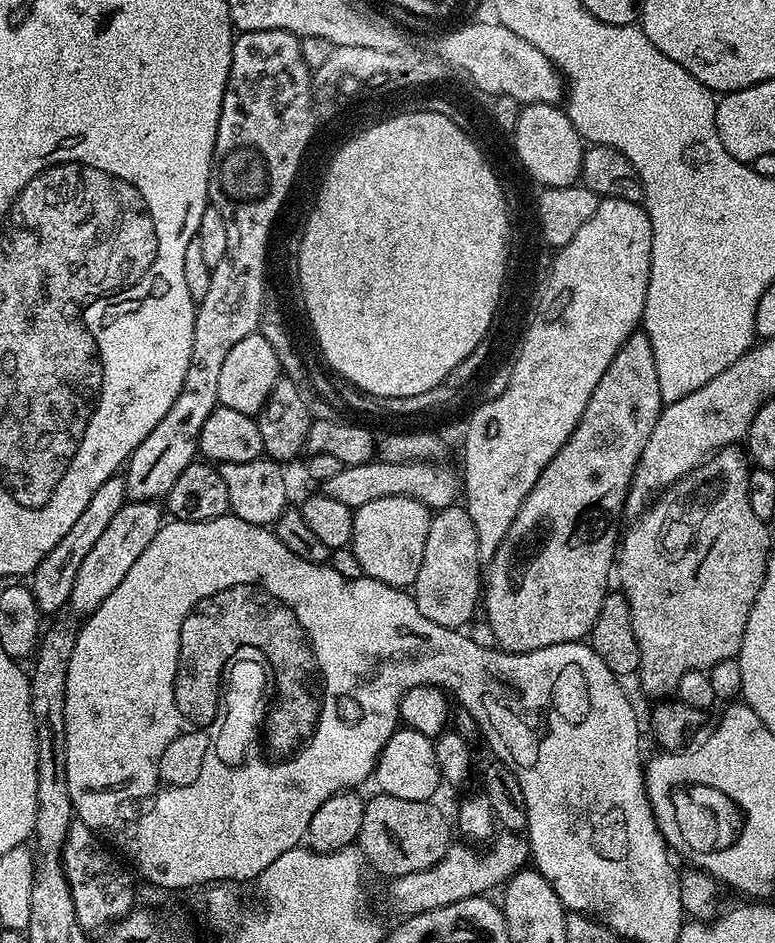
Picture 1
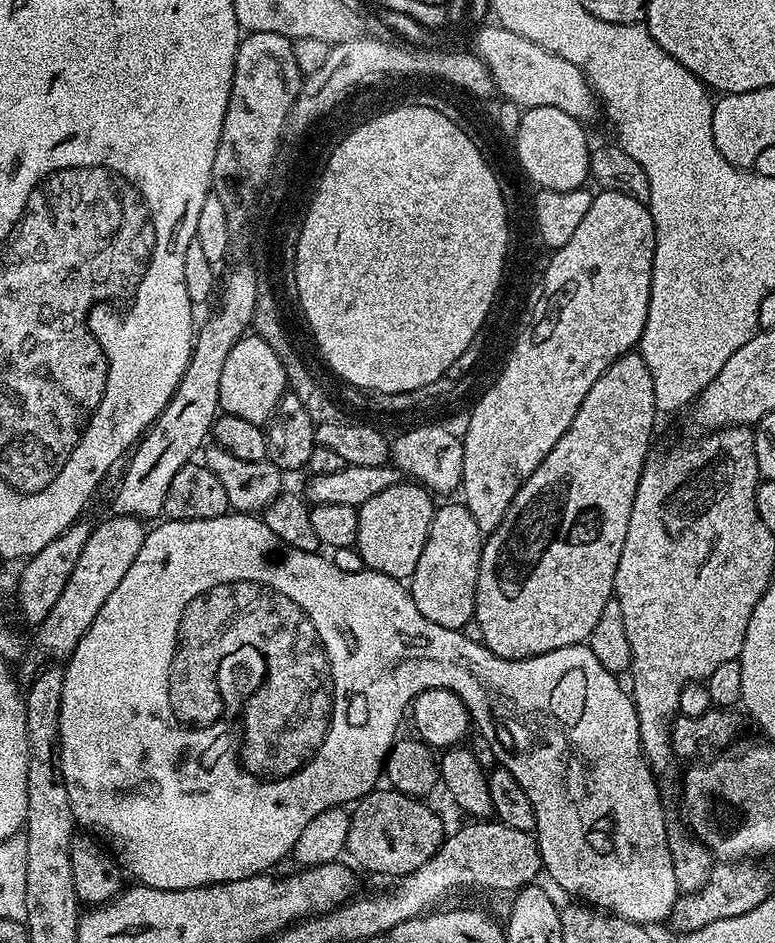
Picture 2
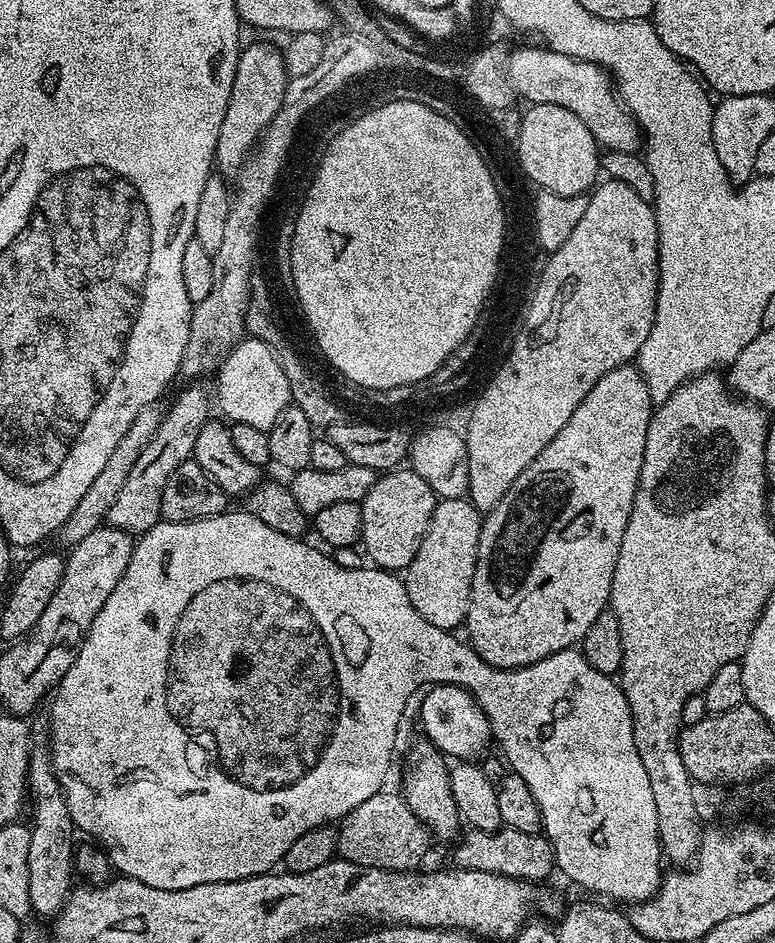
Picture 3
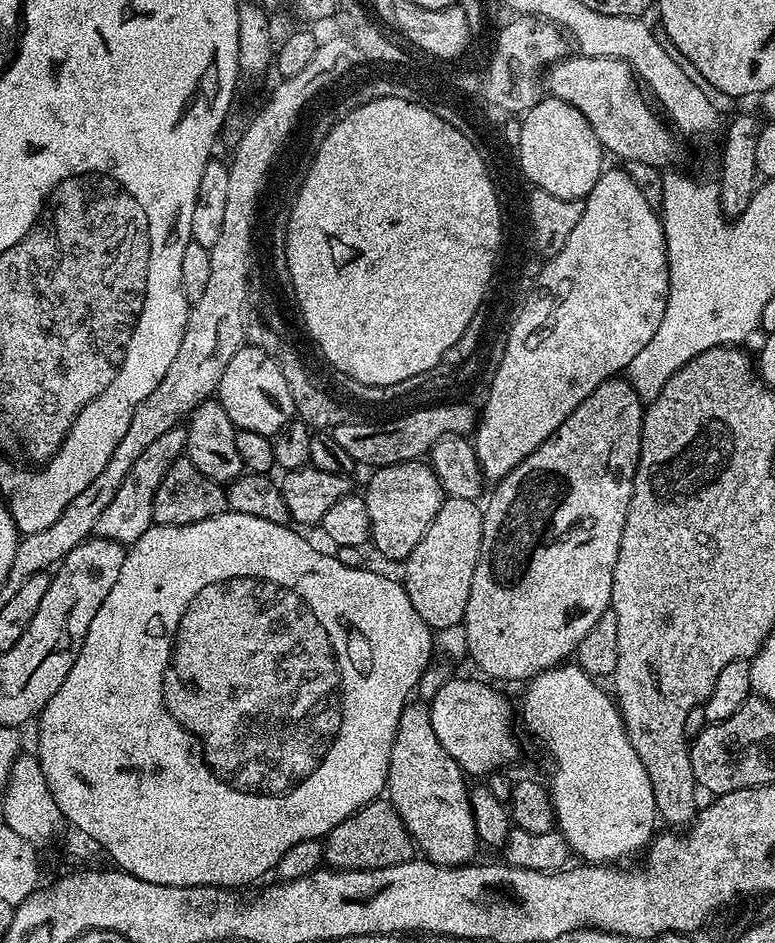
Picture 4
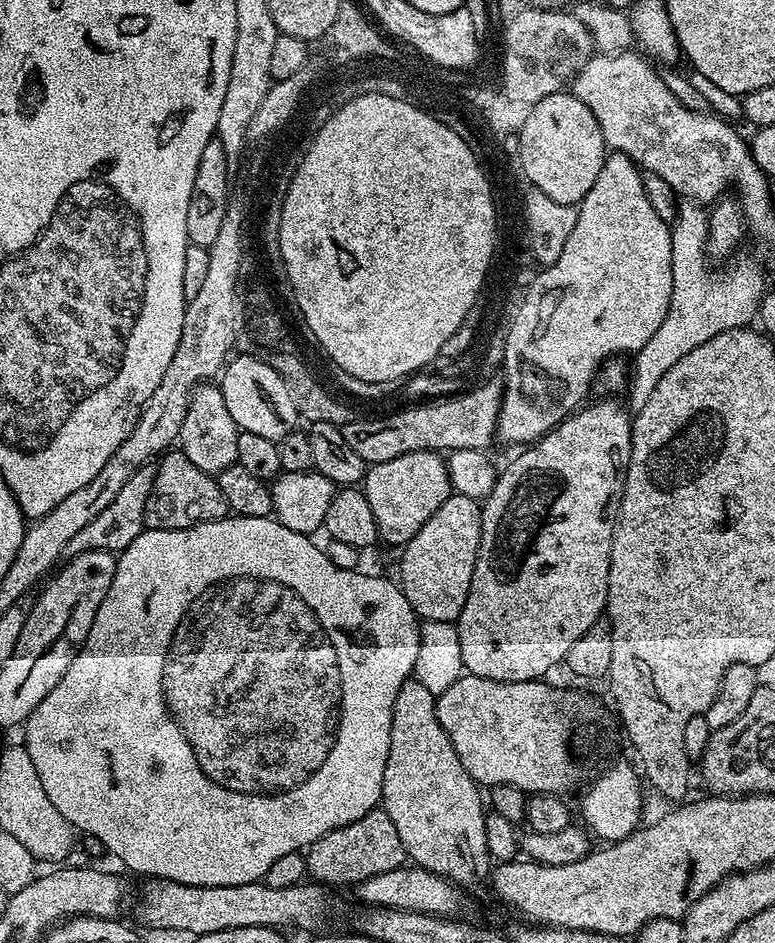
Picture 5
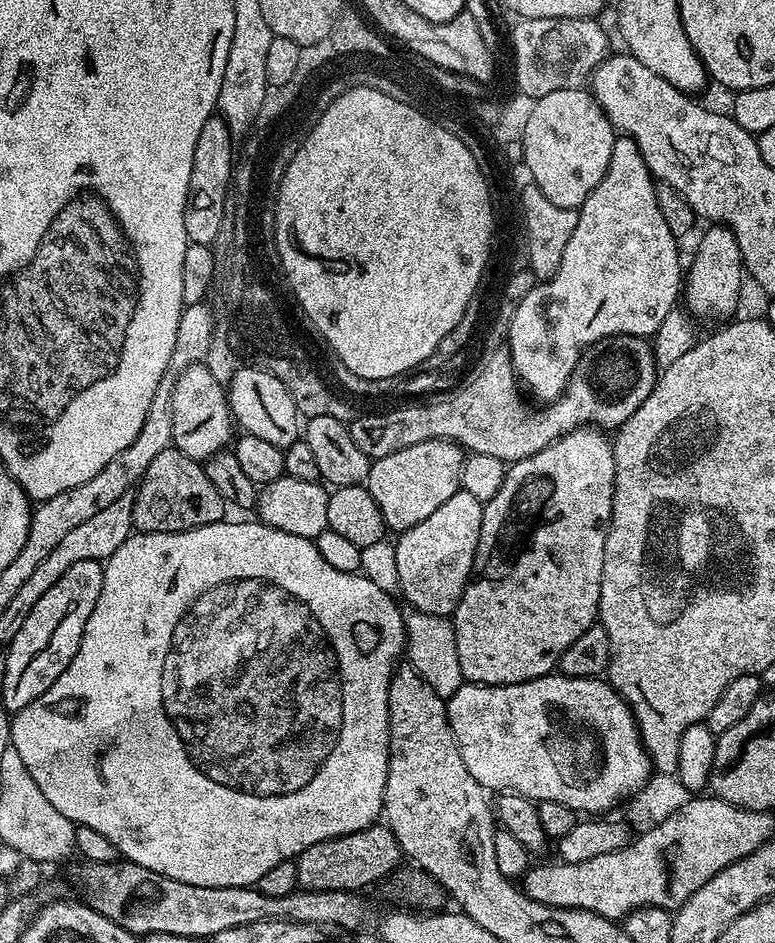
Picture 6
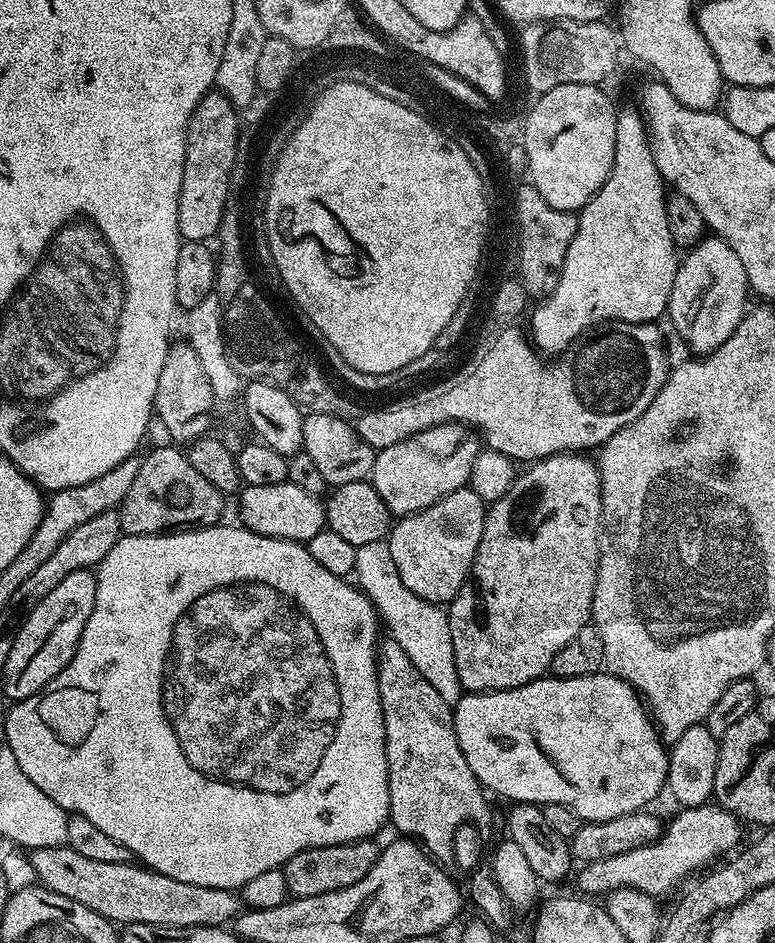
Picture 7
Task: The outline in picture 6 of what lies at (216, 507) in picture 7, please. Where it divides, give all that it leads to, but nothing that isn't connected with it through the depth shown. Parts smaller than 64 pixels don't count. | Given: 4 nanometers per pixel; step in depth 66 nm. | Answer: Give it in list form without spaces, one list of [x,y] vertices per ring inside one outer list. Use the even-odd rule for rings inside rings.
[[[167,448],[150,462],[146,474],[134,489],[134,518],[136,532],[185,532],[201,528],[204,524],[219,524],[225,519],[226,501],[222,494],[206,478],[204,465],[191,460],[177,448]]]

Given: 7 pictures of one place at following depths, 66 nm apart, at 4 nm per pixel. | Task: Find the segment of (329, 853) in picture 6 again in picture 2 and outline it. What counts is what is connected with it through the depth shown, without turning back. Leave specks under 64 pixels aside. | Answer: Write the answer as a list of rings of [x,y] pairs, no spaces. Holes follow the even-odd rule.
[[[391,787],[368,792],[351,811],[346,850],[358,865],[374,874],[405,876],[422,866],[444,843],[446,829],[441,818],[417,797]]]

